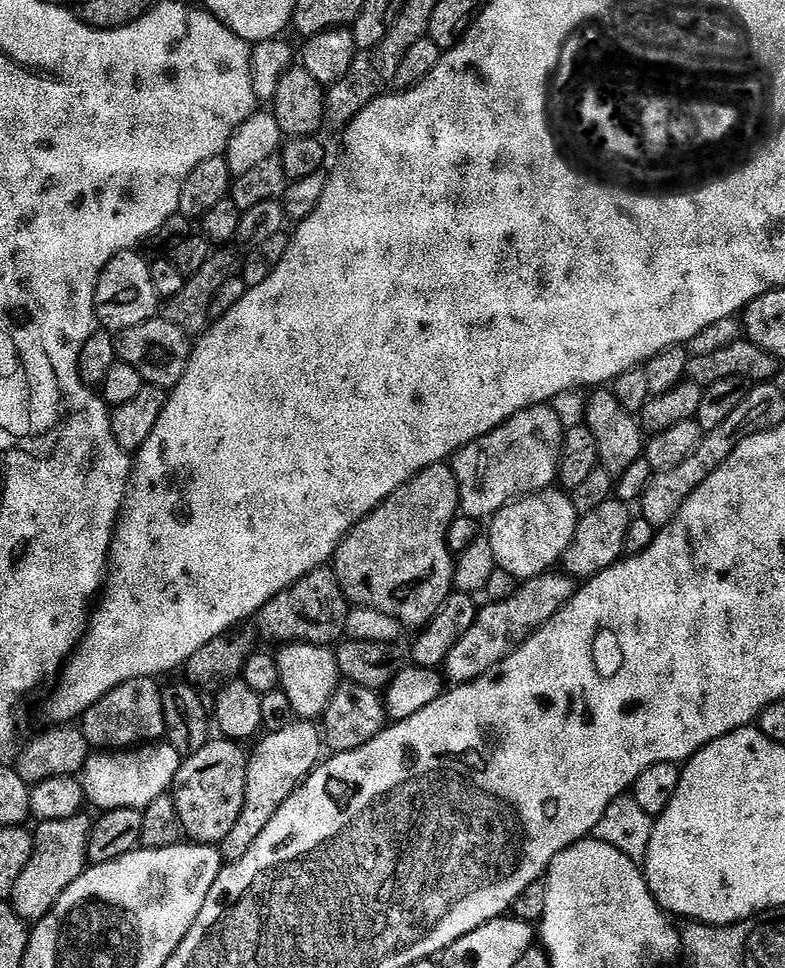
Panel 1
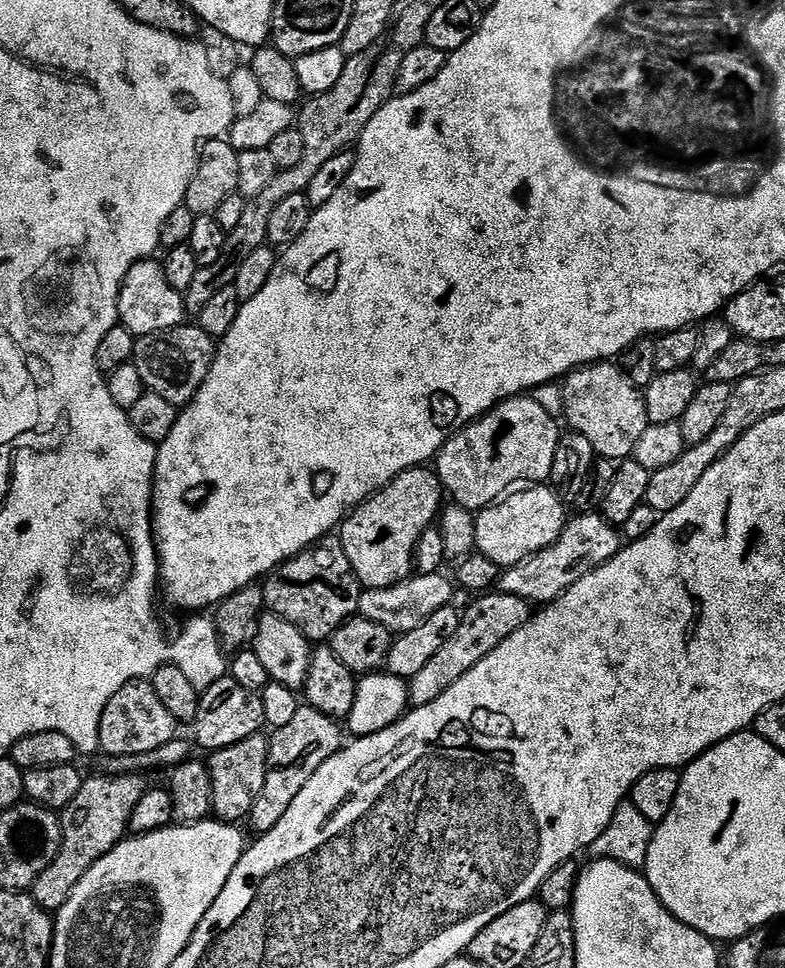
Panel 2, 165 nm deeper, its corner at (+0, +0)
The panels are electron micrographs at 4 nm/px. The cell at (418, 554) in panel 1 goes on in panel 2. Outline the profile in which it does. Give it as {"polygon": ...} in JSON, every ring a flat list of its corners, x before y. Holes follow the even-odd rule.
{"polygon":[[421,466,411,468,402,474,398,474,385,488,369,496,363,504,352,509,344,517,338,528,338,537,341,546,345,550,346,558,350,558,354,576,364,588,385,588,394,586,398,582,407,580,413,575,412,555,424,536,428,527,437,523,442,511,442,487,437,473,431,467]]}

